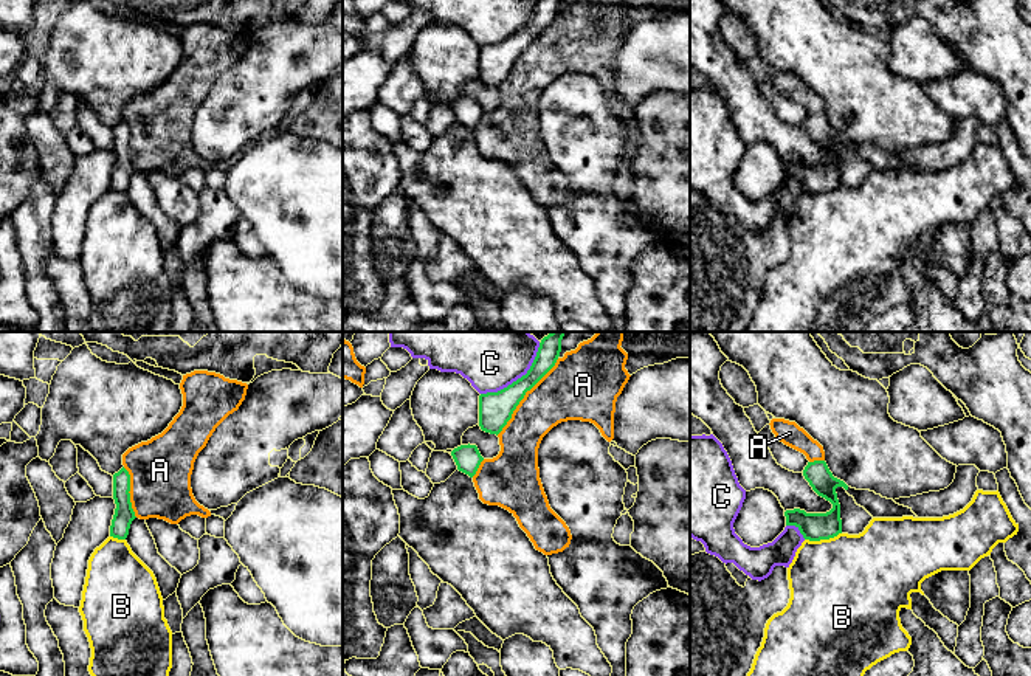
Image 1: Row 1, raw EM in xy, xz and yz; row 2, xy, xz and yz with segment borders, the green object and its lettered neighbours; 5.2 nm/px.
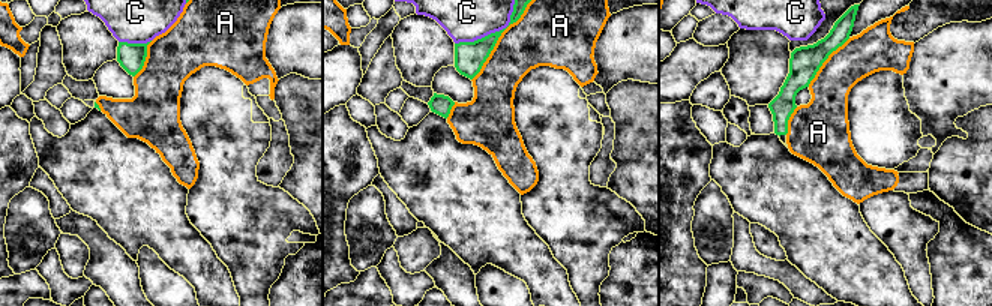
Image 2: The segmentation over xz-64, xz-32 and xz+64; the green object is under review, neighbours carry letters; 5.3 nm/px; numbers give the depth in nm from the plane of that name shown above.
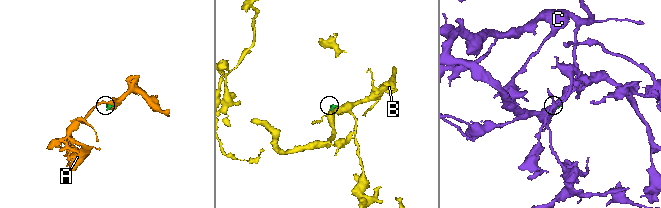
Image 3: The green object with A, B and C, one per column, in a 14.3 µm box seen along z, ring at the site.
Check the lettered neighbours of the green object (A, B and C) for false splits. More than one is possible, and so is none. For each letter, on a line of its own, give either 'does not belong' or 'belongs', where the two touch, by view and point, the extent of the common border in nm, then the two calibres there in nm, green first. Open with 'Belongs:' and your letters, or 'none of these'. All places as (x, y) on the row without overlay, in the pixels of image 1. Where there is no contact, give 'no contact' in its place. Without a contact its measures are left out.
Belongs: none of these
A: does not belong | xz (523, 50) | 500 nm | 180/300 nm
B: does not belong | yz (822, 191) | 200 nm | 140/480 nm
C: does not belong | xz (517, 33) | 380 nm | 180/240 nm

